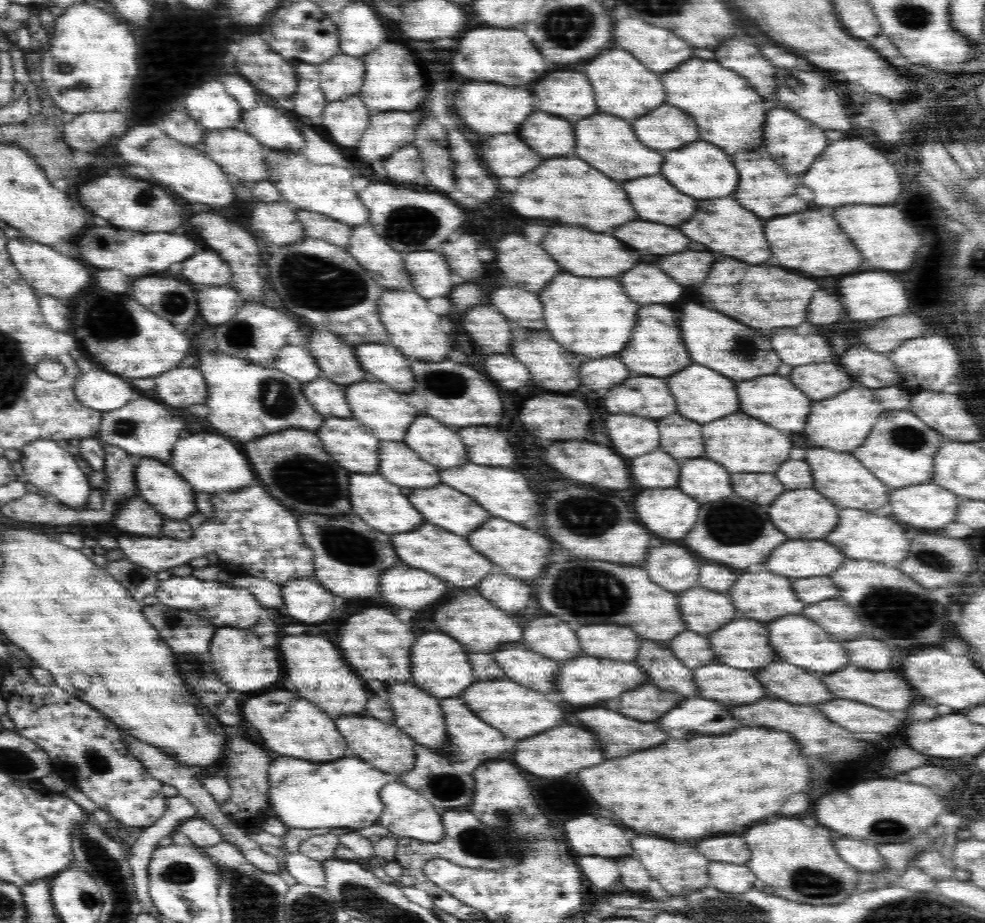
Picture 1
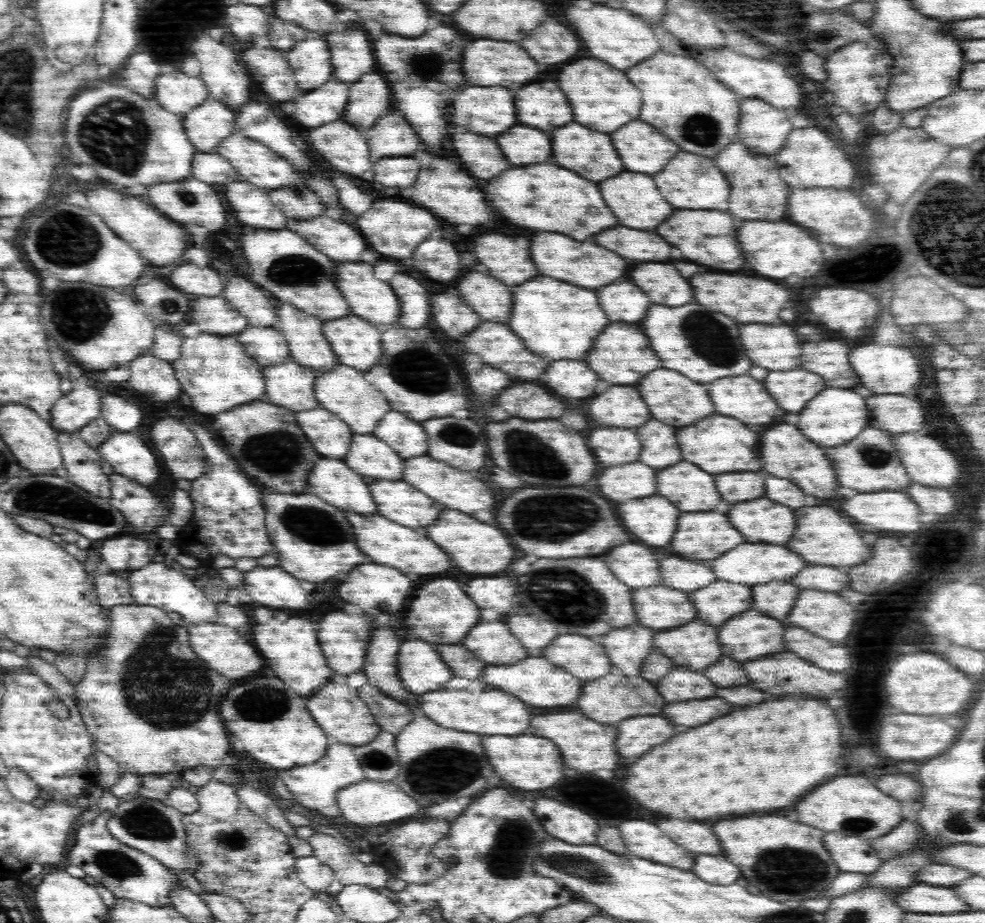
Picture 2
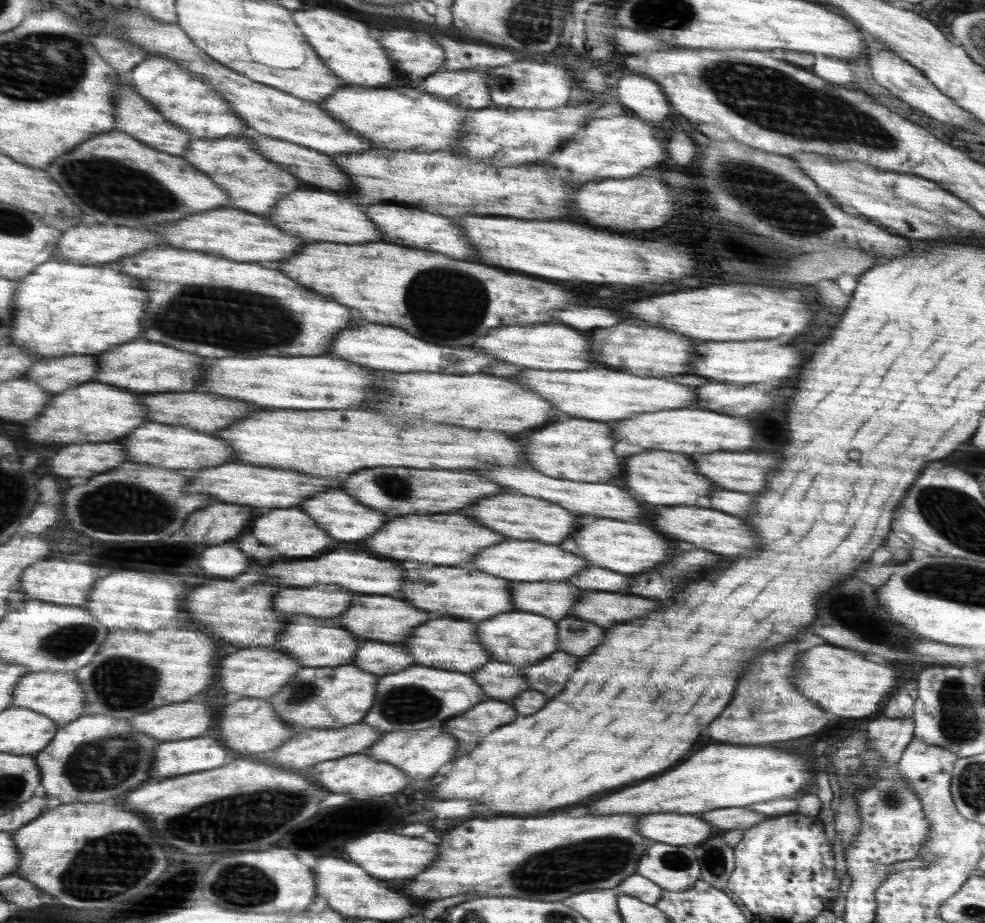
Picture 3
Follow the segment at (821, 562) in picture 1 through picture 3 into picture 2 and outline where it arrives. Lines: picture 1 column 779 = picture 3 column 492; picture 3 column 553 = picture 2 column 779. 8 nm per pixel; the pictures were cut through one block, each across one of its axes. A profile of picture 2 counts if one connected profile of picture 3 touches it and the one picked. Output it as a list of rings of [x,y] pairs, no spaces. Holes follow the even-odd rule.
[[[746,544],[746,546],[738,546],[738,550],[730,550],[730,554],[716,558],[712,561],[712,570],[716,574],[718,580],[728,580],[728,582],[746,582],[746,584],[764,584],[770,580],[788,580],[792,576],[796,576],[802,568],[806,568],[808,562],[784,548],[784,546],[776,546],[776,544]]]

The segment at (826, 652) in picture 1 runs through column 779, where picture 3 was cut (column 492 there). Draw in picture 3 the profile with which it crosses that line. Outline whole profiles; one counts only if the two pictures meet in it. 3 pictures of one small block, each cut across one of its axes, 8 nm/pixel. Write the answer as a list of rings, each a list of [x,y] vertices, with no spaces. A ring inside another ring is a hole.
[[[532,612],[500,614],[490,620],[484,620],[478,626],[478,634],[482,634],[482,642],[486,642],[486,648],[490,650],[492,658],[516,666],[534,664],[558,650],[558,626],[554,620],[542,614],[532,614]]]

